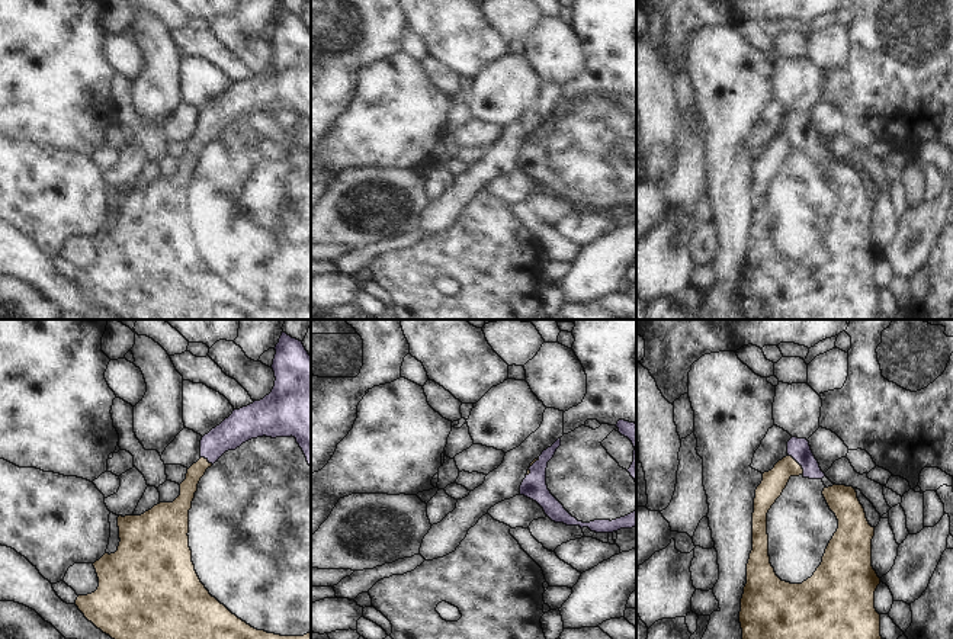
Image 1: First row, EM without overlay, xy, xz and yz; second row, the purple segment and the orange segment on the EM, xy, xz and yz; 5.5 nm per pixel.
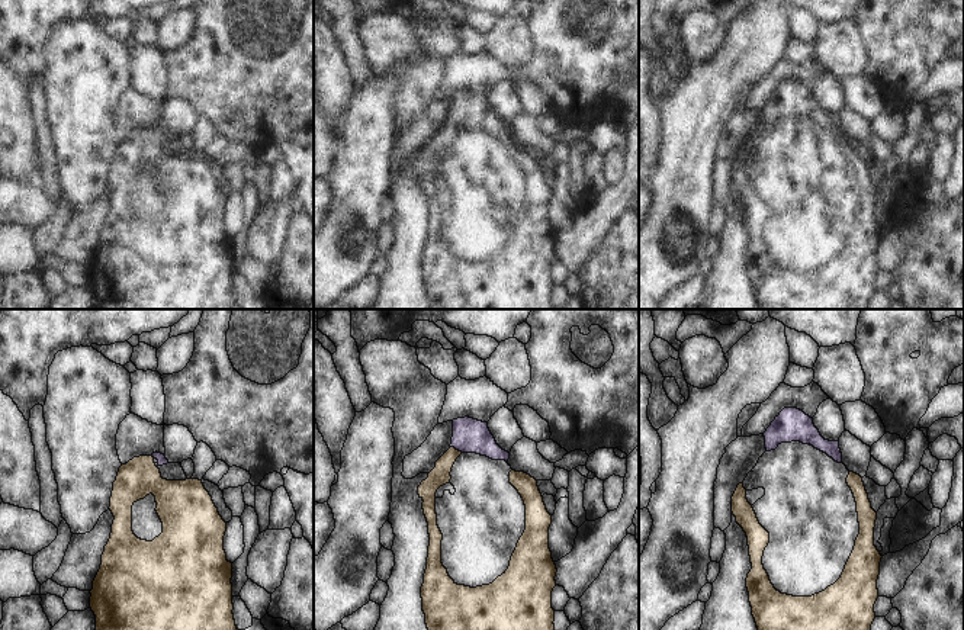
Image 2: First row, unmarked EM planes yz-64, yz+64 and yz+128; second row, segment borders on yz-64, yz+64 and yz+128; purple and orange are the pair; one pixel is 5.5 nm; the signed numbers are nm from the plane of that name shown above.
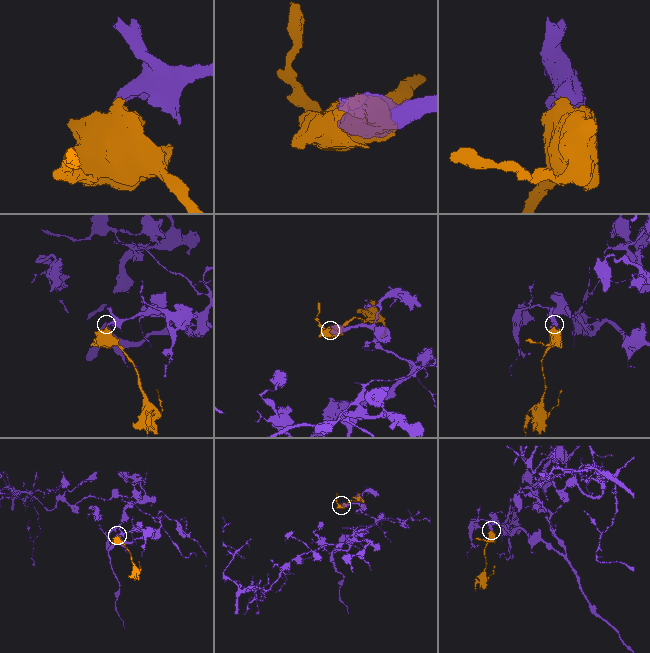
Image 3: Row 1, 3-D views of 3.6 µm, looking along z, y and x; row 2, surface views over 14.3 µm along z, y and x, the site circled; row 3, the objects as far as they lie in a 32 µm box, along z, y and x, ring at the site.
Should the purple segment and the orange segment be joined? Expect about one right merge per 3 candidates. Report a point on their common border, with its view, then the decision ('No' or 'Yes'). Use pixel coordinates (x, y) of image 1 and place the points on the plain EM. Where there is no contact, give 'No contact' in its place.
Touches purple at yz (799, 138). Yes.

